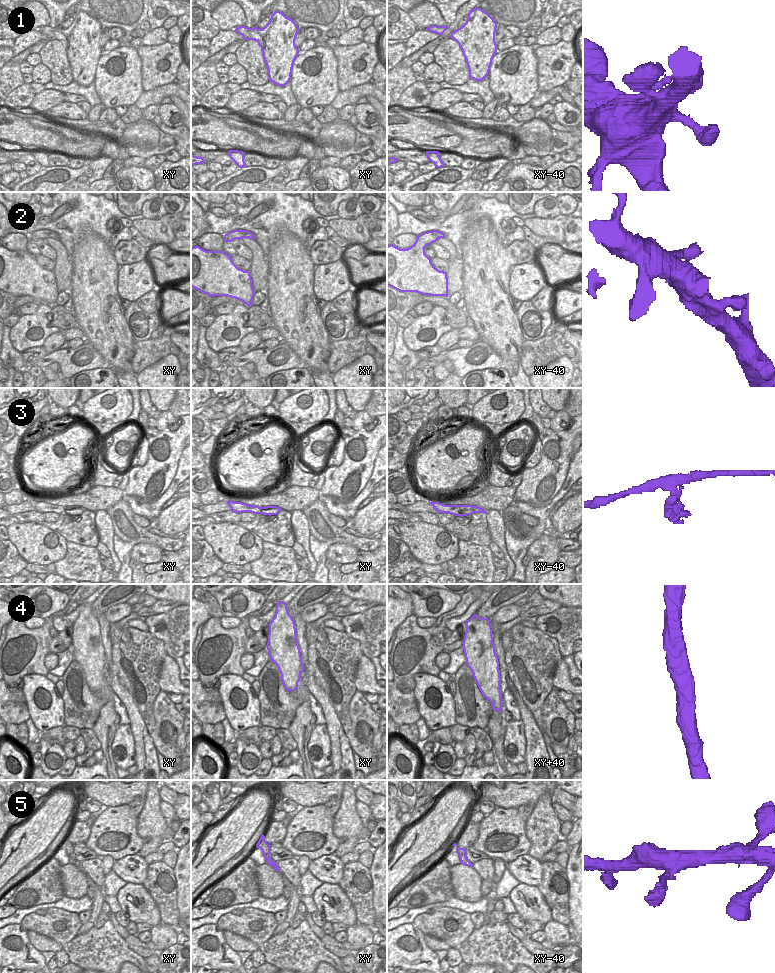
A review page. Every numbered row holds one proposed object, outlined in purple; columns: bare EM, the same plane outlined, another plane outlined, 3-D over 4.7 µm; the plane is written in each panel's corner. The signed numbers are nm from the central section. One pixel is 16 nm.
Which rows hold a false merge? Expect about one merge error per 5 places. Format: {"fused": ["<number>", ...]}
{"fused": ["3"]}

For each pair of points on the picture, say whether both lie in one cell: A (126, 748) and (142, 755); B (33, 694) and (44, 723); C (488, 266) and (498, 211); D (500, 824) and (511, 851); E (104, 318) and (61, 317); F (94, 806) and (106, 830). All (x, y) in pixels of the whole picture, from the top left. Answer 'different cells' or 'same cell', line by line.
A: different cells
B: same cell
C: different cells
D: same cell
E: same cell
F: different cells

